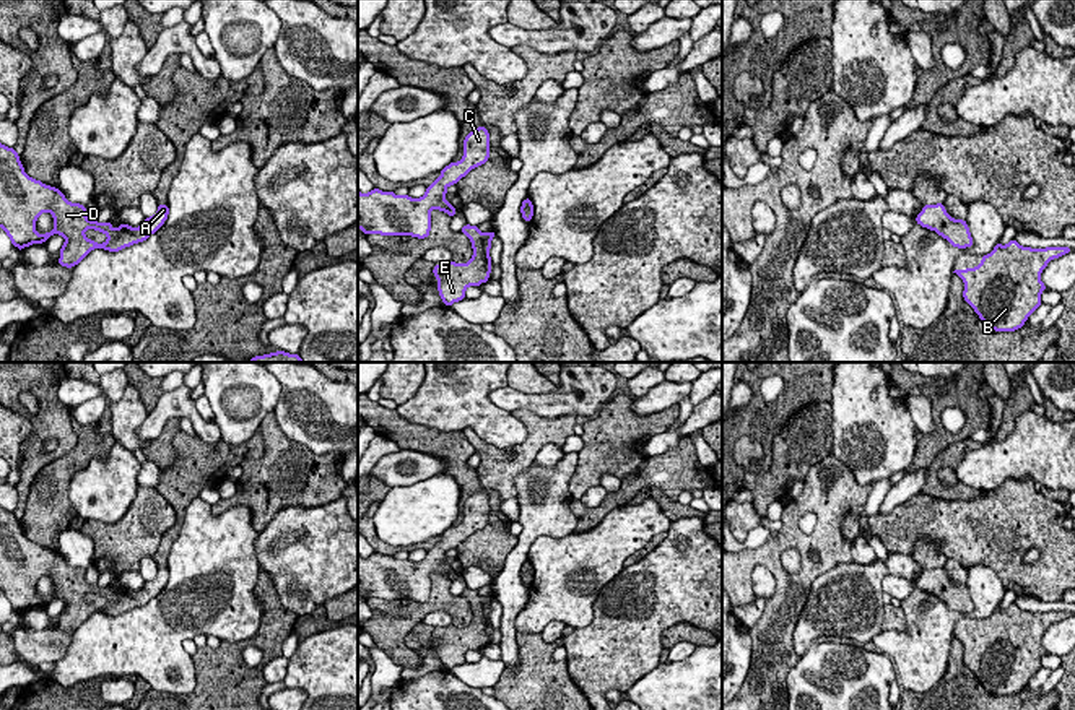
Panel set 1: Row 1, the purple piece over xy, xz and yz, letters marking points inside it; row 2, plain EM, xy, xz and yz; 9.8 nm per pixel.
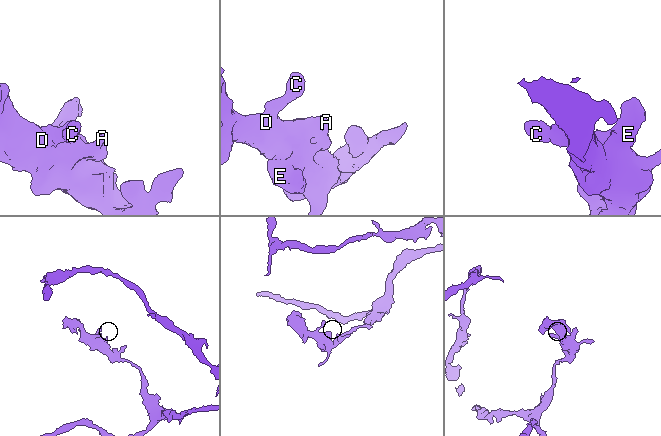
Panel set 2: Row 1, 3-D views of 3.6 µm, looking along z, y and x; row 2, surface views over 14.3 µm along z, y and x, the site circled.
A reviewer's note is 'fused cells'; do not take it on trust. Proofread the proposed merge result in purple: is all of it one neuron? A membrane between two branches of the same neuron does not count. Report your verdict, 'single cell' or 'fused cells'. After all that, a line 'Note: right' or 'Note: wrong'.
single cell
Note: wrong

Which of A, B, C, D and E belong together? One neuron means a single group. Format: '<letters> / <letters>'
A B C D E

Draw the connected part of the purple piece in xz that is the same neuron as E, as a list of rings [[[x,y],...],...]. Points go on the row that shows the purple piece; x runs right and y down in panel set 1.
[[[465,224],[460,232],[470,239],[473,257],[462,265],[450,260],[433,268],[433,275],[437,278],[439,296],[447,307],[465,299],[468,286],[486,283],[493,266],[490,249],[496,232],[481,232],[478,226],[470,224]]]

